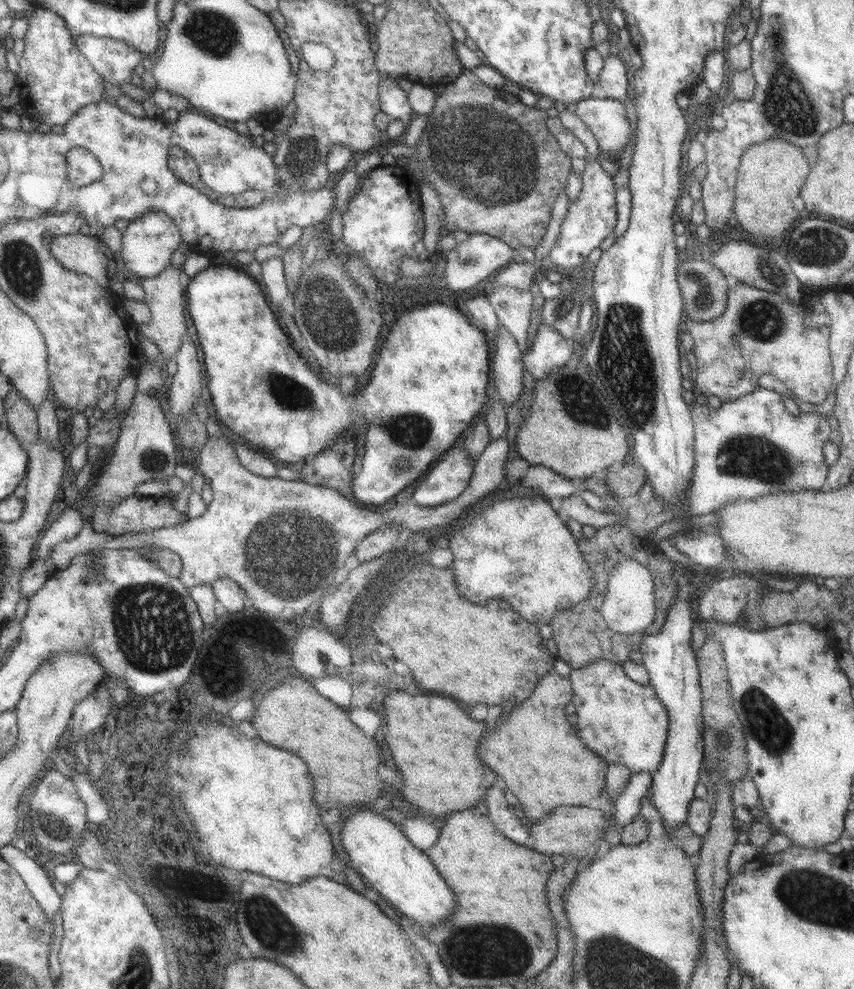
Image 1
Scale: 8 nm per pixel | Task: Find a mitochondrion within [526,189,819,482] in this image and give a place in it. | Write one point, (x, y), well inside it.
(624, 360)

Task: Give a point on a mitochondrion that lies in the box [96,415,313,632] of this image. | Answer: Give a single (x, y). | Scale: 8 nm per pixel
(152, 459)

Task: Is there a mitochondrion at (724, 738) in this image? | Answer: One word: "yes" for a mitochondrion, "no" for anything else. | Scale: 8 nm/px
yes

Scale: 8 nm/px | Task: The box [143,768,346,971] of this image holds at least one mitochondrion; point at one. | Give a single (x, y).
(266, 923)

